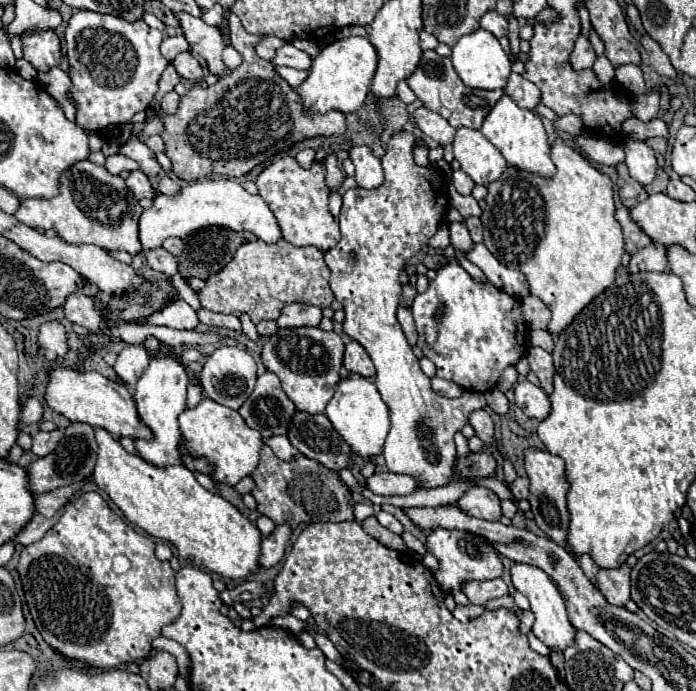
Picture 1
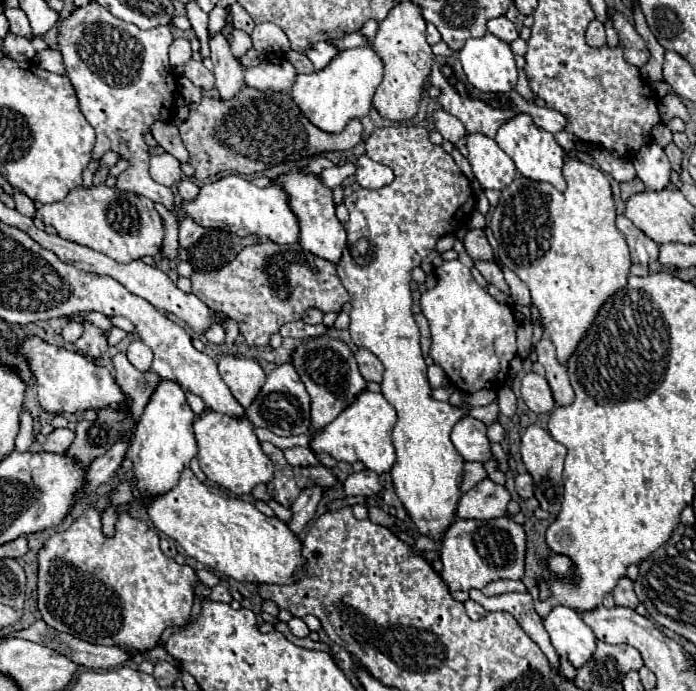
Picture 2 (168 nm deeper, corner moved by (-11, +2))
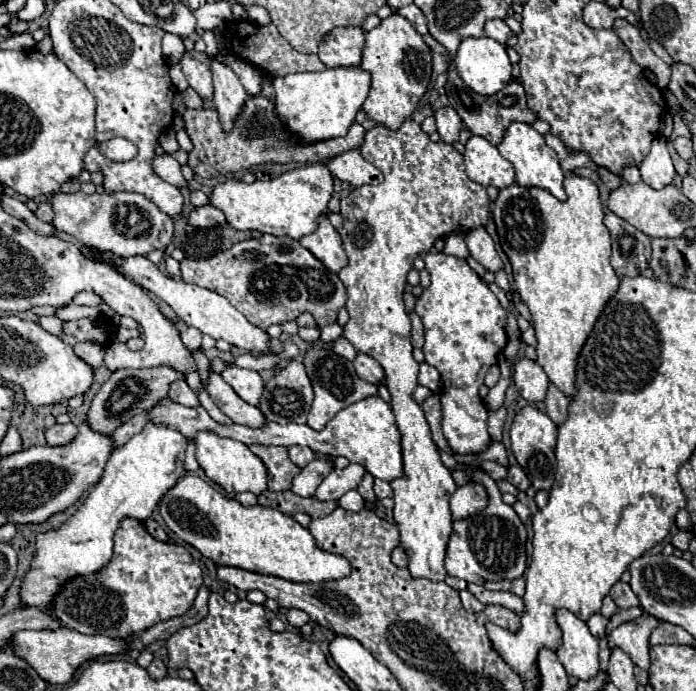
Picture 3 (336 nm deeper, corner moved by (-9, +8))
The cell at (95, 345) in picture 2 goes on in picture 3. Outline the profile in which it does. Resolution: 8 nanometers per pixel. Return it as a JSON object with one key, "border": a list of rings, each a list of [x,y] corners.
{"border":[[[81,342],[81,344],[75,344],[75,354],[87,362],[93,370],[101,368],[103,364],[103,354],[105,354],[105,348],[103,346],[95,346],[95,344],[89,344],[89,342]]]}

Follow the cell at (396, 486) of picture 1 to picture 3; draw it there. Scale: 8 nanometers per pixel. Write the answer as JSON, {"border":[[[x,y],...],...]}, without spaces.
{"border":[[[349,464],[343,470],[333,468],[329,472],[329,476],[325,476],[323,482],[319,484],[319,488],[315,490],[315,498],[321,500],[321,502],[339,500],[345,492],[357,488],[363,474],[365,474],[365,468],[361,464]]]}

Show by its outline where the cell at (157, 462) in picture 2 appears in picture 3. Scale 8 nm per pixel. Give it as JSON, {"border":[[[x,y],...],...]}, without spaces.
{"border":[[[147,424],[127,444],[123,444],[121,448],[115,448],[107,466],[105,466],[103,478],[89,490],[87,498],[75,510],[75,514],[71,514],[59,528],[53,528],[53,530],[47,530],[47,532],[41,532],[35,536],[35,554],[31,558],[31,568],[25,572],[25,576],[21,580],[21,588],[19,588],[21,604],[27,608],[37,608],[37,610],[51,614],[53,596],[57,596],[57,592],[61,590],[65,580],[71,580],[73,576],[89,576],[93,572],[99,572],[111,560],[113,534],[119,528],[121,520],[127,516],[141,520],[141,522],[147,520],[153,514],[153,510],[157,508],[163,494],[167,490],[171,490],[173,484],[185,474],[183,462],[185,462],[187,442],[189,440],[177,430],[171,430],[167,426]]]}

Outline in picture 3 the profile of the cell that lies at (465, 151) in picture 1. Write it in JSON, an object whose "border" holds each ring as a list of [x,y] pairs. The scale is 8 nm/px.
{"border":[[[473,136],[465,144],[465,172],[473,182],[495,188],[507,188],[515,182],[515,170],[509,160],[505,160],[497,146],[481,136]]]}

